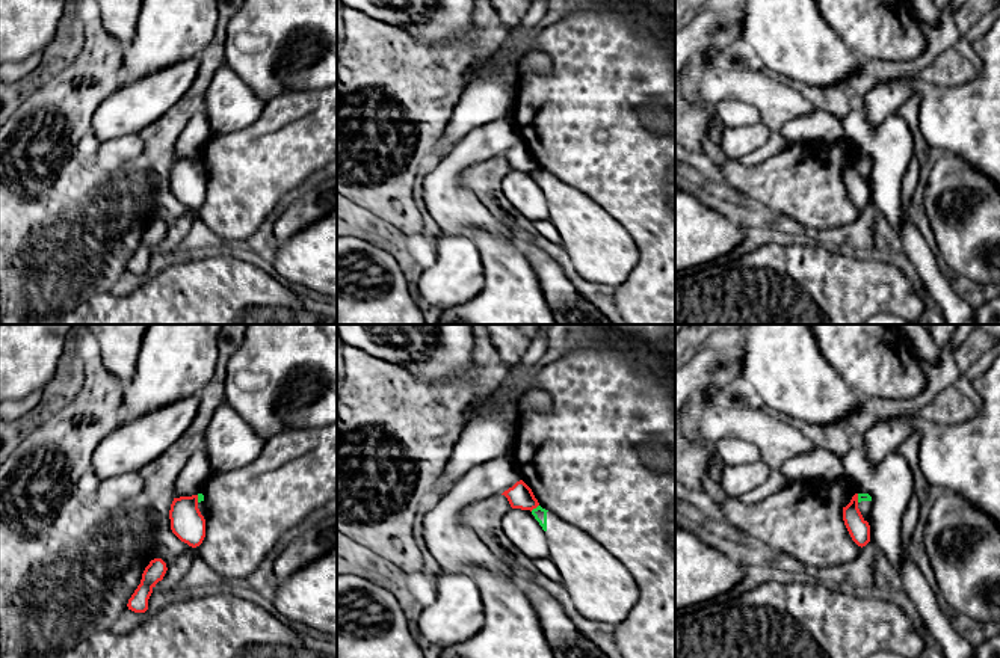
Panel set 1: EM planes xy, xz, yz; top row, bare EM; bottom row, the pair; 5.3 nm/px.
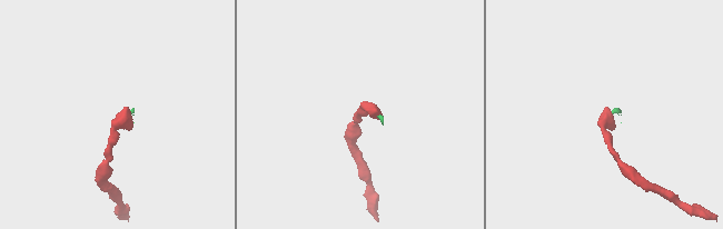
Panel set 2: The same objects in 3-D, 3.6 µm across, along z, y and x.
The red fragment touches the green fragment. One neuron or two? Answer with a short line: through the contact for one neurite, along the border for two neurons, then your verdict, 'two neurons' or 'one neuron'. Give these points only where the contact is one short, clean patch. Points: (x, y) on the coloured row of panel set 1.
two neurons

